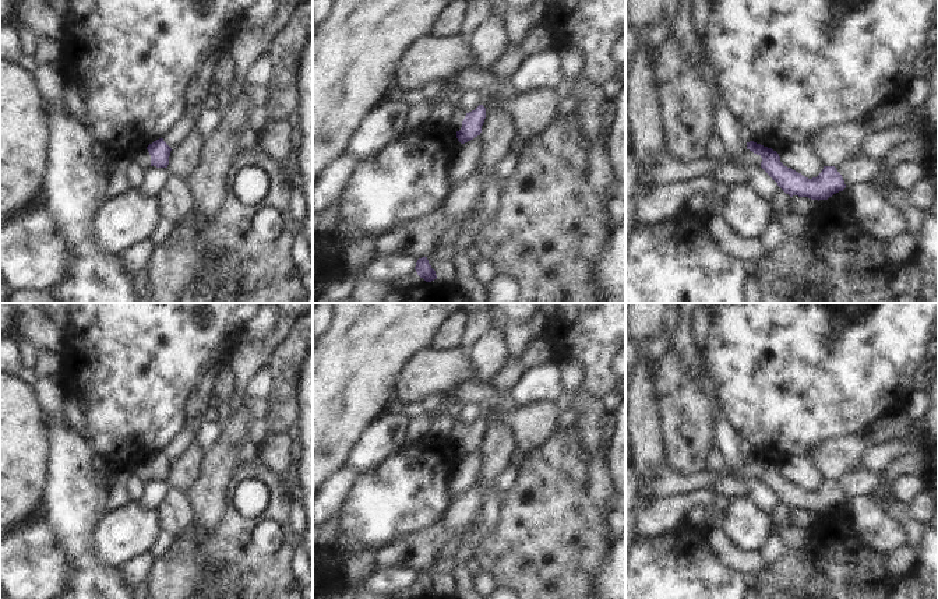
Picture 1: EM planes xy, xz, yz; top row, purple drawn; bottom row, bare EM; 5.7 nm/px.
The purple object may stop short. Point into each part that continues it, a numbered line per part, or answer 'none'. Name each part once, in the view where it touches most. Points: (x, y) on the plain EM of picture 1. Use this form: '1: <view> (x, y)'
1: xz (411, 591)
2: yz (751, 471)

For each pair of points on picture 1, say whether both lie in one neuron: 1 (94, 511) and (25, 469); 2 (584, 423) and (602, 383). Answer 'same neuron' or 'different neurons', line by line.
1: different neurons
2: different neurons

